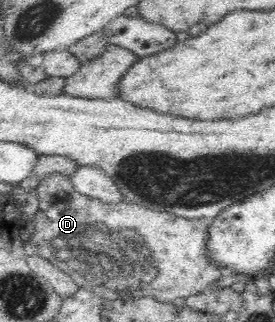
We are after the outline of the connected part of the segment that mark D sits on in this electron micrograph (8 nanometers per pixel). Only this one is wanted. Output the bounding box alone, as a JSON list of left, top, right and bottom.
[27,173,221,302]

